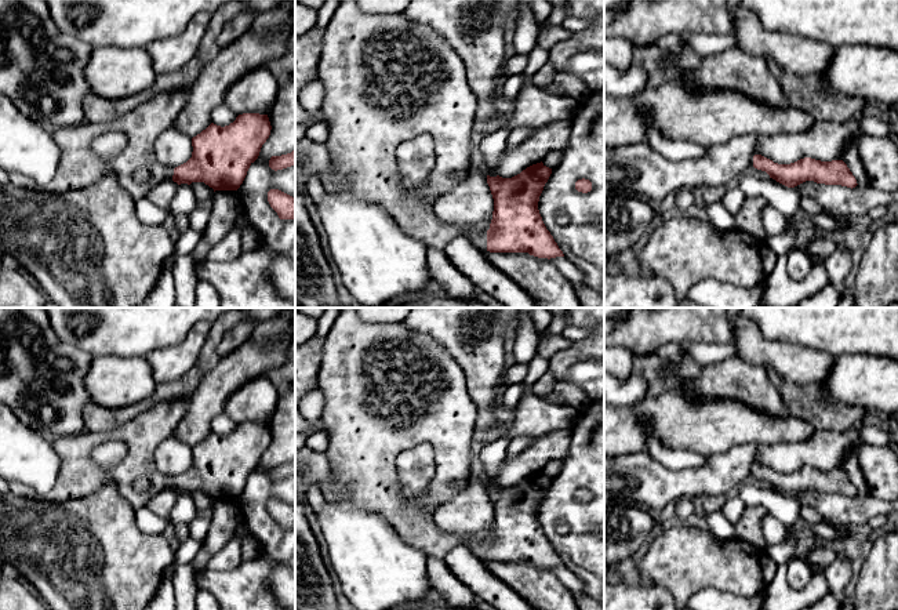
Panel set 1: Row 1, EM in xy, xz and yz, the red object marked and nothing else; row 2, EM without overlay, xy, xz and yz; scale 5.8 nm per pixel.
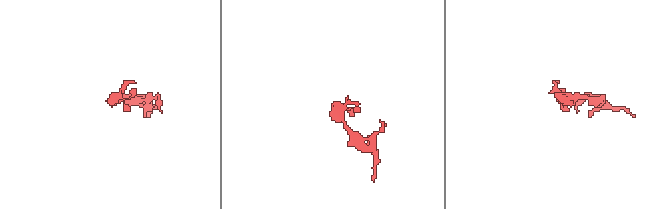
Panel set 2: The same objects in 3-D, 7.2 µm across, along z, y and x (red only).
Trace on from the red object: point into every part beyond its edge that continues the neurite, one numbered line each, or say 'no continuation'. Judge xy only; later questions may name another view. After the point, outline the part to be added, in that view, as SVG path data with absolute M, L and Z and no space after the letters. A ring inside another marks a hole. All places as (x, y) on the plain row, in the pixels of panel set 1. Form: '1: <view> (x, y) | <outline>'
1: xy (137, 476) | M186 397L160 402L113 431L83 431L61 436L52 440L54 450L61 458L54 487L46 494L39 494L22 483L10 482L10 491L21 497L63 502L90 495L99 486L113 482L120 494L138 511L161 490L172 489L174 479L157 469L154 451L163 440L174 435L188 404ZM109 440L123 442L127 454L113 471L106 472L91 458L91 453Z

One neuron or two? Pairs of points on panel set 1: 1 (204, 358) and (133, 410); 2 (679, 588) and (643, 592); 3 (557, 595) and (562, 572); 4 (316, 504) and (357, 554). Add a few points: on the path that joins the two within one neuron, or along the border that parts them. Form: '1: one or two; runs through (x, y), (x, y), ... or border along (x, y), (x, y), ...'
1: one; runs through (191, 377), (180, 388), (163, 392), (152, 400)
2: two; border along (643, 581), (662, 585), (672, 595)
3: two; border along (549, 569), (573, 594)
4: two; border along (324, 500), (324, 505), (316, 512)

